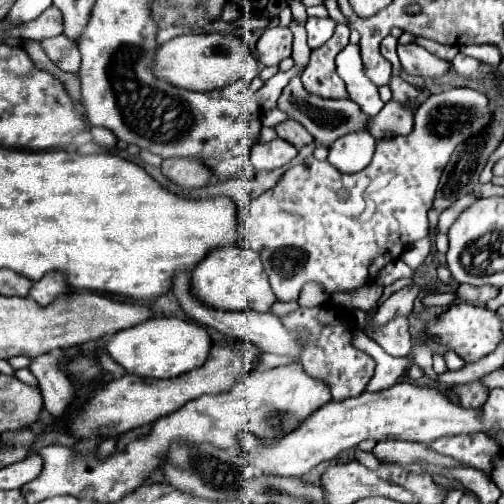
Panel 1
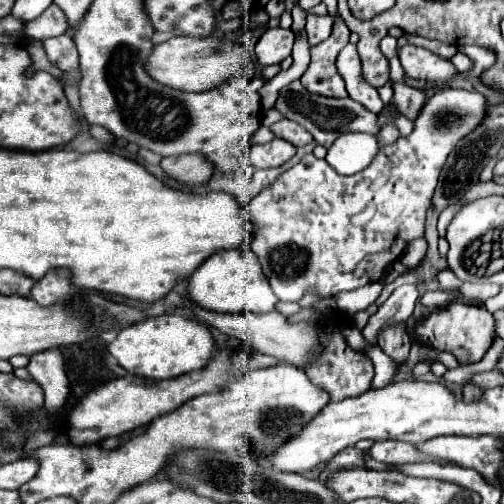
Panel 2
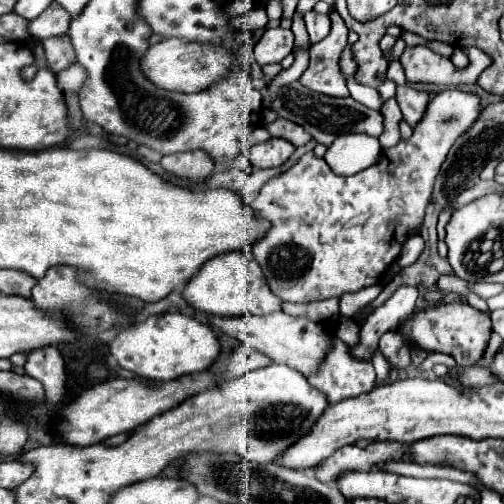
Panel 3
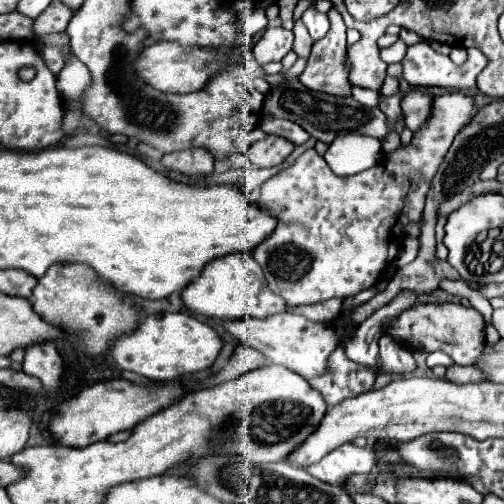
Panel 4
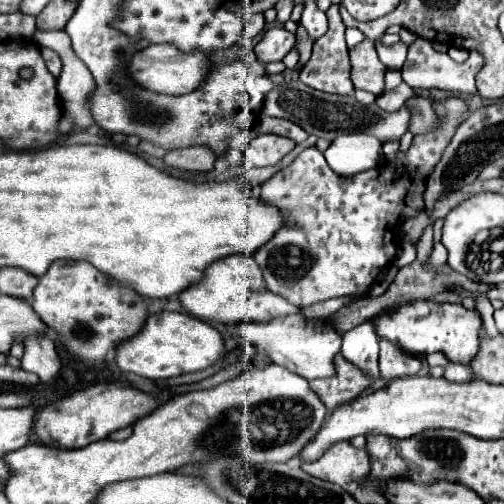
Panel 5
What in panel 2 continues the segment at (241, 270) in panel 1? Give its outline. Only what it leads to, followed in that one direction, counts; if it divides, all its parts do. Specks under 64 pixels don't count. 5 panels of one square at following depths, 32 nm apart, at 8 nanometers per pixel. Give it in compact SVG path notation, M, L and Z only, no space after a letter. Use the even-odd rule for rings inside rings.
M228 248L214 252L196 268L196 274L188 278L188 296L196 300L202 308L212 308L214 312L272 312L278 304L272 292L258 256L250 248Z

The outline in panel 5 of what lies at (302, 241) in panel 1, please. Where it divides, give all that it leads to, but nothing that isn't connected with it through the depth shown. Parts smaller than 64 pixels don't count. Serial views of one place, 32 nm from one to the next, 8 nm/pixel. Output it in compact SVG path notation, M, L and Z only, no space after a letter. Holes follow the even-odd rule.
M456 96L440 100L436 130L416 136L412 146L400 152L394 164L346 178L332 172L322 152L312 146L264 182L260 186L260 200L280 208L286 222L254 254L264 272L266 286L294 306L310 306L336 296L366 292L394 260L400 224L418 216L424 208L426 180L468 114L466 100Z

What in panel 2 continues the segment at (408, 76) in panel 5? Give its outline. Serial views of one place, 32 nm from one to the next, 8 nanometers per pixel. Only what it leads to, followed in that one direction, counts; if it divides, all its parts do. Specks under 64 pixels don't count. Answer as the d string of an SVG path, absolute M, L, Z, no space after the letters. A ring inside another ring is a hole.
M406 44L398 52L404 72L410 78L422 78L432 82L446 82L454 76L454 66L450 60L444 60L436 54L432 54L426 48ZM470 46L470 52L468 56L474 60L474 70L470 72L470 76L480 76L486 68L494 66L496 64L496 52L490 50L490 48L484 48L484 46Z

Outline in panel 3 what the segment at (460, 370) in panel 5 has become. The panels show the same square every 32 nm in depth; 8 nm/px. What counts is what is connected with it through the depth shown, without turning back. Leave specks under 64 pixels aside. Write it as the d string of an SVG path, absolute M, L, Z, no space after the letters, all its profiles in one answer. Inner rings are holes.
M464 368L460 382L462 382L462 386L490 386L490 384L496 384L498 380L488 370L482 370L482 368Z

